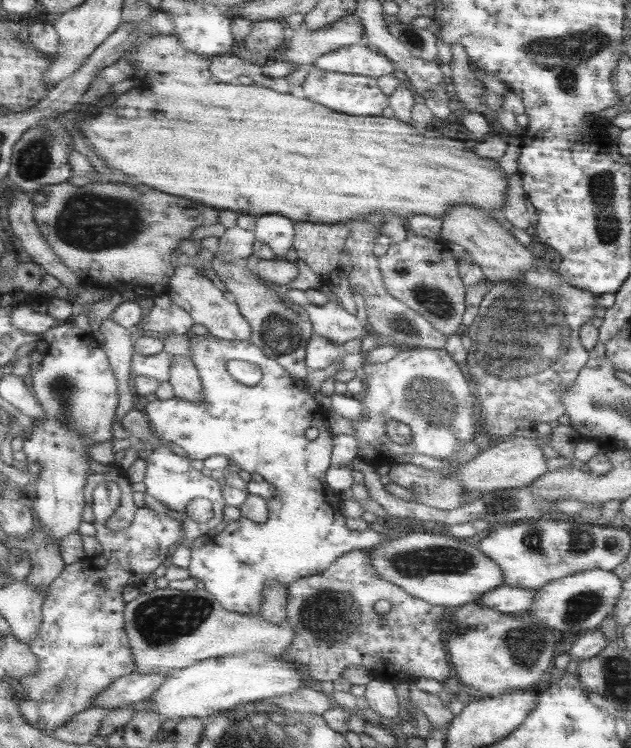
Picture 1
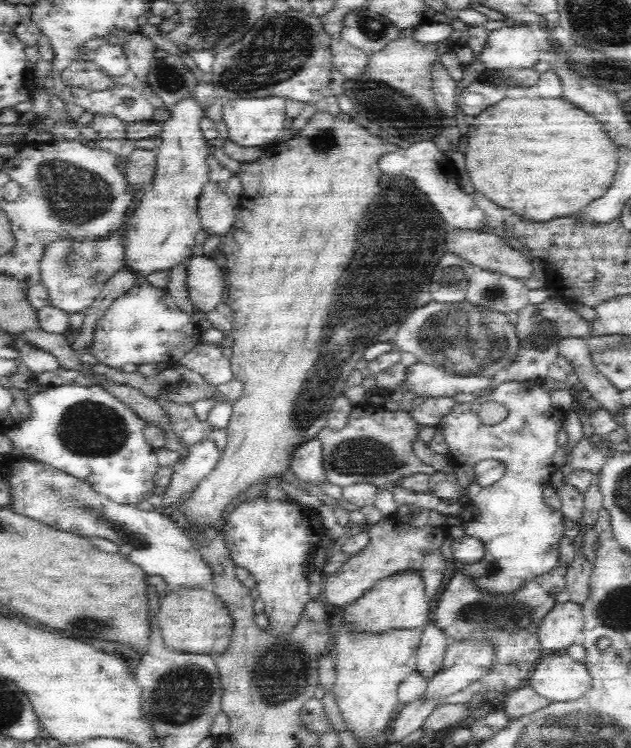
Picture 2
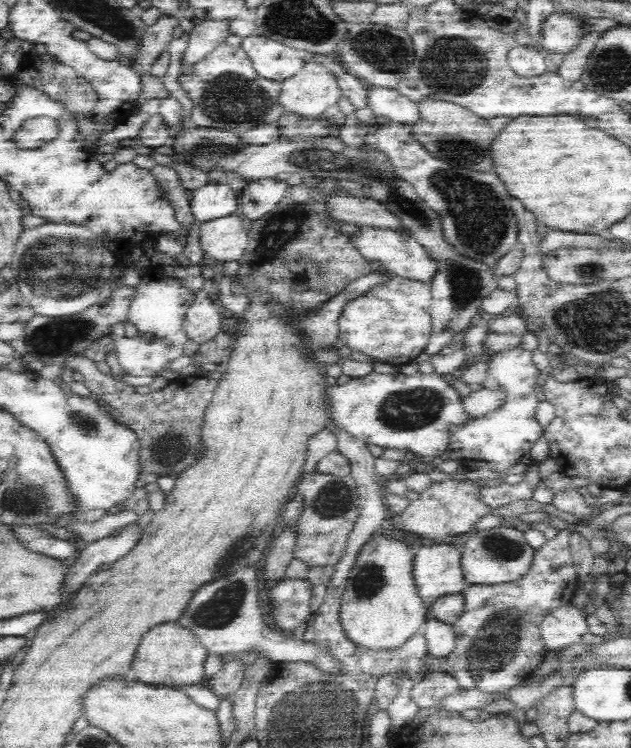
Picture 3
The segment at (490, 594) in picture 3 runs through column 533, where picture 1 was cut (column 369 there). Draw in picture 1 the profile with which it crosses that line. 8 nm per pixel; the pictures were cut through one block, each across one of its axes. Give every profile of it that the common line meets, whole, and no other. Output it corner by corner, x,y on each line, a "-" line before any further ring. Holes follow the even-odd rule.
355,550
341,556
321,576
301,578
293,582
293,586
289,588
289,620
285,626
293,628
295,638
291,648
285,652
285,656
305,674
305,682
333,684
337,680
341,682
349,668
367,668
375,674
375,678
385,682
393,680
399,684
413,684
419,678
423,678
443,684
445,680
451,678
451,670
453,670
449,644
445,636
449,616
451,616
451,608
433,606
431,602
415,598
413,594
405,592
401,586
381,578
373,568
369,554
363,550
-
379,600
389,600
393,606
385,620
375,612
375,604

